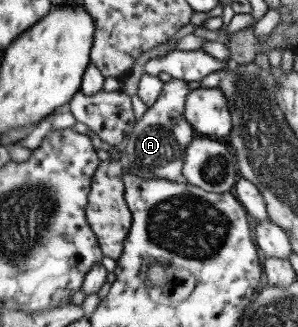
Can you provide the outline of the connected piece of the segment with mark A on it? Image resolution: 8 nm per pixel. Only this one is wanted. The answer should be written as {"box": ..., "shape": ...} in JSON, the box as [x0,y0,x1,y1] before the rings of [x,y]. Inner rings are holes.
{"box":[120,78,197,184],"shape":[[[172,78],[170,82],[163,84],[155,102],[134,122],[128,134],[129,140],[125,144],[125,153],[120,158],[121,162],[129,166],[131,174],[145,180],[161,178],[177,184],[185,182],[181,175],[185,150],[197,135],[183,118],[184,102],[188,92],[189,88],[184,81]]]}

